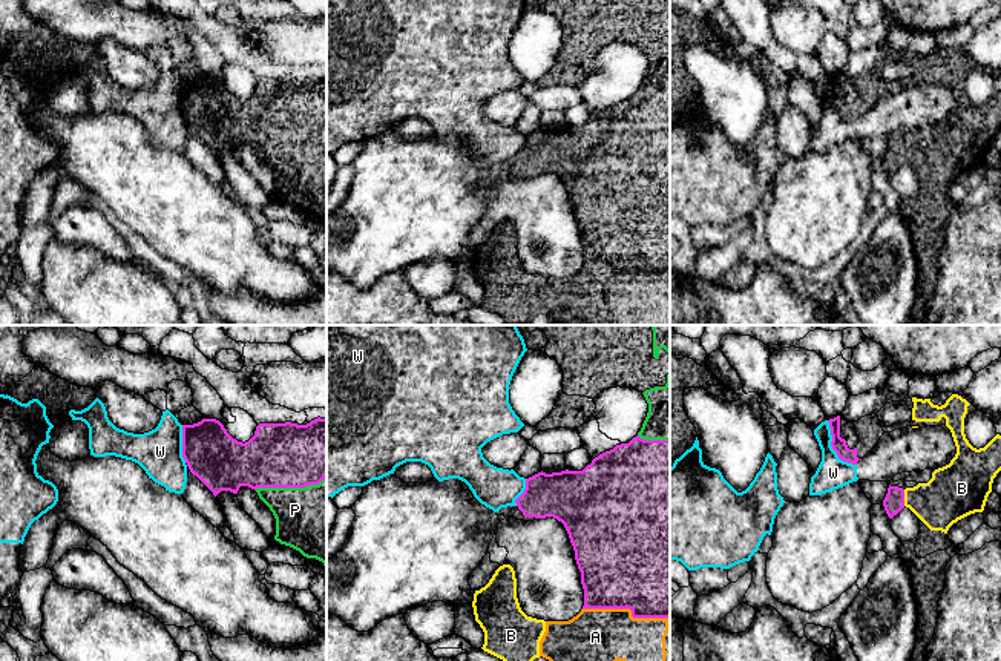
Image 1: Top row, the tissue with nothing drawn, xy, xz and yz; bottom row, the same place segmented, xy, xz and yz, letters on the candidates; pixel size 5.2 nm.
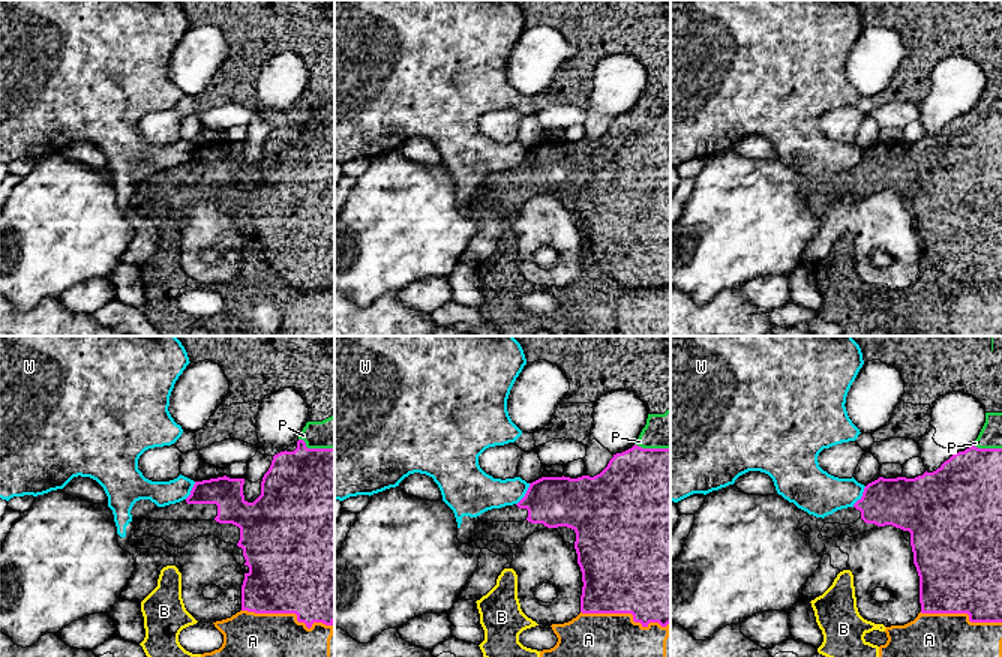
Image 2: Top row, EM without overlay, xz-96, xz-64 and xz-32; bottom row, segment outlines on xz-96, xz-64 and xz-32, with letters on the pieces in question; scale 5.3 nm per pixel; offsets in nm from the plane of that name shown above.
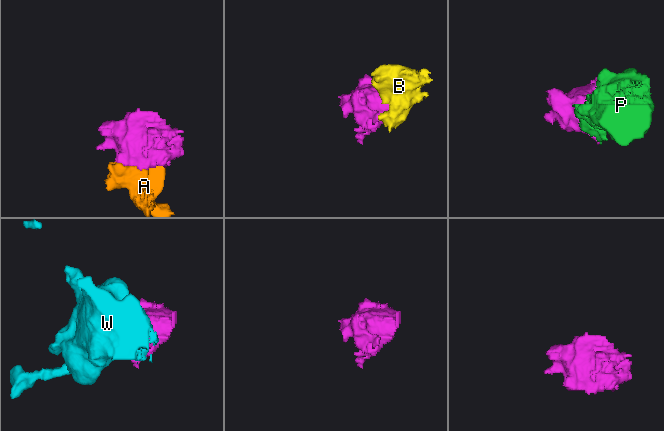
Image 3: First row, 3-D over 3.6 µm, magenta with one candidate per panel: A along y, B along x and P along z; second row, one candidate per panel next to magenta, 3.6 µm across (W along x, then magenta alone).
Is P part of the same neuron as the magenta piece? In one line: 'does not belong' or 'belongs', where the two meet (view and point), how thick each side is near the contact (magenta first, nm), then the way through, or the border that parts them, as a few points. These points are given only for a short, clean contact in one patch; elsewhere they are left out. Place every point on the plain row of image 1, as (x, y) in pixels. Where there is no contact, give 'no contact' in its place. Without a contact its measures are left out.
belongs; contact xy (290, 143); calibres 340 and 400 nm

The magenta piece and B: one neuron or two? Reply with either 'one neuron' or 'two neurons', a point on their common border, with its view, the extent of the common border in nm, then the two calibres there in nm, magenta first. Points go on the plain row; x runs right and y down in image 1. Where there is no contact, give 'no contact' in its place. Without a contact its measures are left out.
one neuron; meets magenta in yz at (903, 154); contact 90 nm long; 110 nm thick on the magenta side, 280 nm on the other

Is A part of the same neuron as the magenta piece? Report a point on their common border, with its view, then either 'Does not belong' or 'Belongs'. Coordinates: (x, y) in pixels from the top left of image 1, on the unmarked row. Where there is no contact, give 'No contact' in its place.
Touches magenta at xz (627, 264). Belongs

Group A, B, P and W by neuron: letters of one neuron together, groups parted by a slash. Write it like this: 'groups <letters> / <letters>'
groups A B P / W

